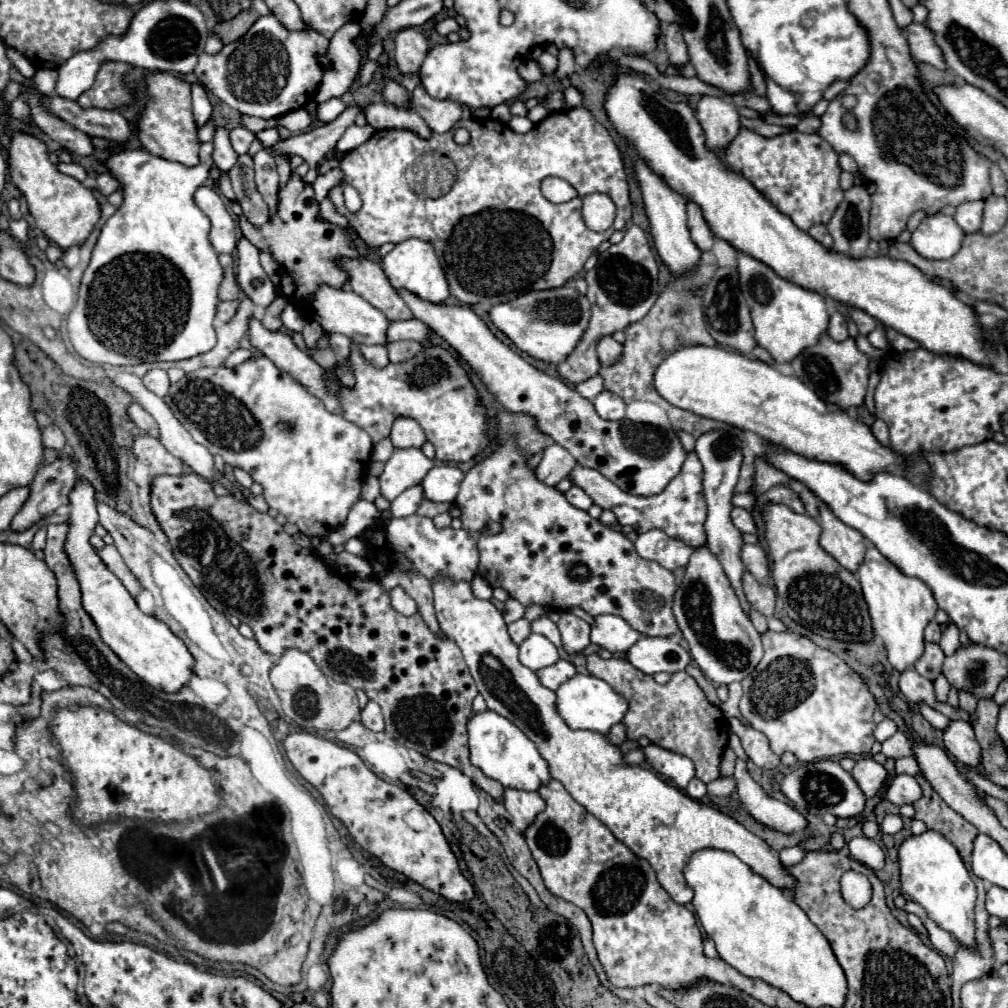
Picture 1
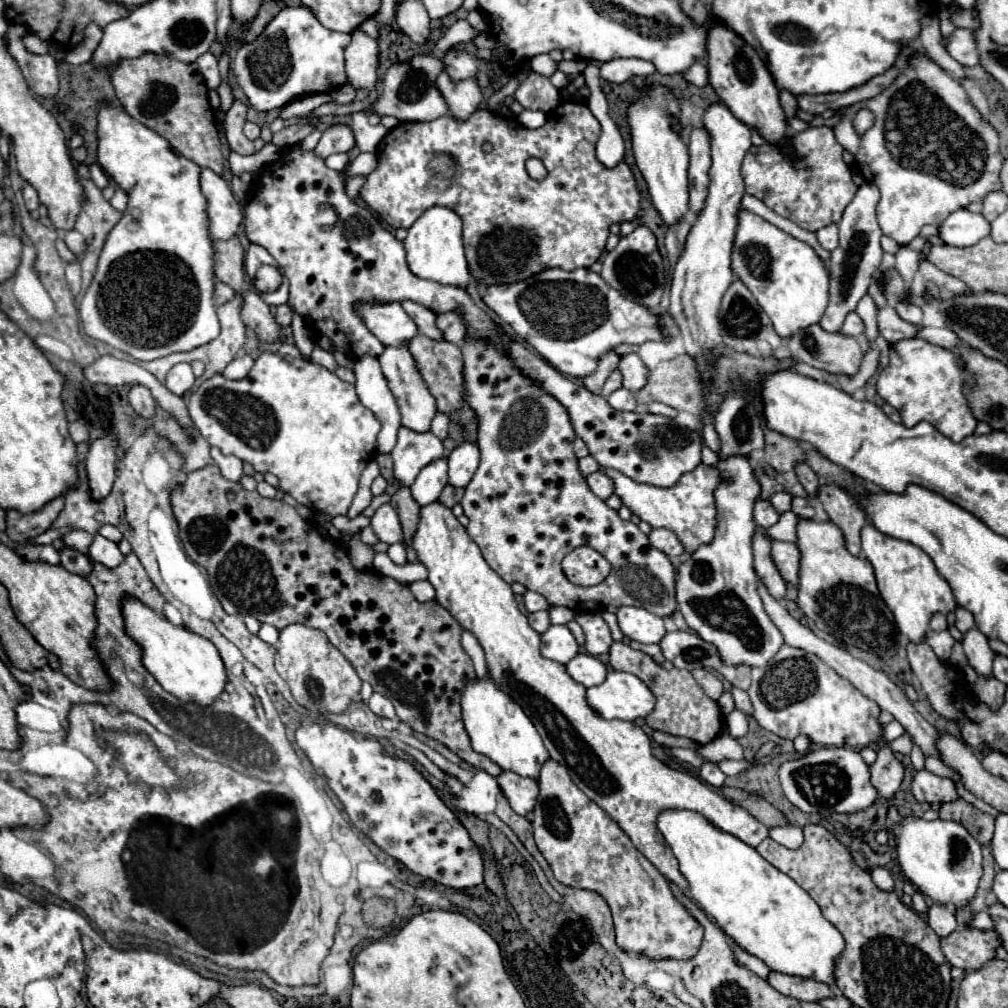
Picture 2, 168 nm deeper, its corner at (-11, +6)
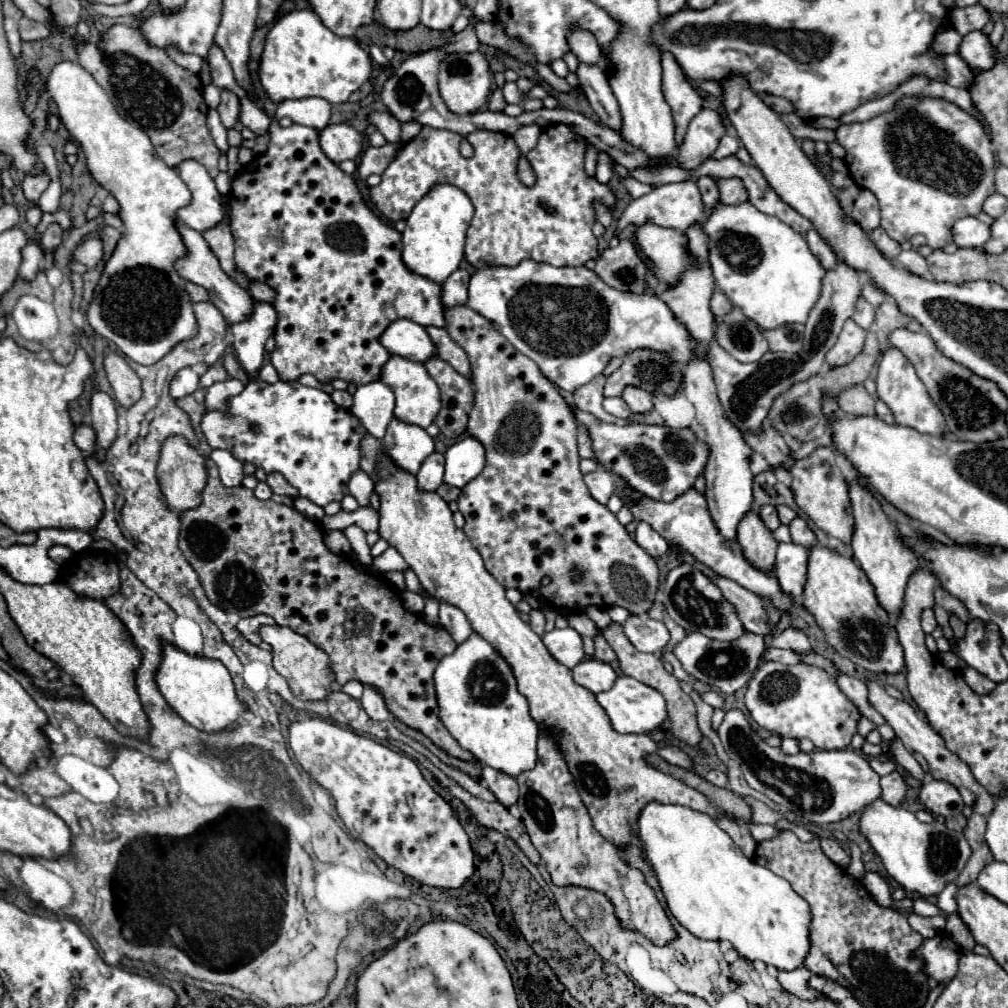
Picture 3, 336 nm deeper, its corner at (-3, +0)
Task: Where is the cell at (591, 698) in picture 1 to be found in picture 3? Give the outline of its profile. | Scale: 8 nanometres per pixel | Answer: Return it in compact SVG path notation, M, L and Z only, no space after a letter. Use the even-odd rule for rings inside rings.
M619 676L611 690L599 692L595 698L601 704L601 708L607 712L611 728L617 730L617 732L645 734L653 728L659 728L661 722L667 718L667 708L665 708L663 696L657 690L649 688L647 684L641 684L641 682L637 682L635 678L629 678L629 676Z

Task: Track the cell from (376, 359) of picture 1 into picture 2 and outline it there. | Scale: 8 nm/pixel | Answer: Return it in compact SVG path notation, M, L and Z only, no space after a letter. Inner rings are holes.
M387 346L385 352L379 356L379 362L381 362L381 370L383 370L385 378L389 380L393 394L397 396L399 410L401 410L401 424L415 432L427 432L433 416L437 414L437 406L435 406L435 398L433 398L427 382L423 382L423 376L419 374L419 370L415 366L415 358L411 356L411 352L407 348Z

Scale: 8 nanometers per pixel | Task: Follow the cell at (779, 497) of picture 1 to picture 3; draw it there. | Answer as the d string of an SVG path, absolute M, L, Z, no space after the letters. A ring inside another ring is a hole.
M799 516L793 518L791 524L789 524L789 528L791 528L791 538L793 538L795 544L801 544L801 546L809 548L811 544L817 542L815 540L815 534L811 532L811 528L807 526L807 522L803 518L799 518Z

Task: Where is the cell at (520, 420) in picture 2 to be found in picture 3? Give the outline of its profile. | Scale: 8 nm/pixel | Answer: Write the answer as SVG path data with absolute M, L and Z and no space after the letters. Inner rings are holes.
M467 306L451 308L451 312L445 310L445 320L449 336L469 356L473 408L467 434L483 444L487 458L481 474L461 488L457 500L465 518L463 532L481 554L487 572L503 588L515 588L523 594L539 592L561 612L583 612L587 606L621 606L631 614L647 614L655 602L659 568L655 558L627 534L615 514L587 492L579 470L577 422L559 390L539 372L533 360L515 352L495 326L475 310ZM575 572L581 572L581 576L575 578Z

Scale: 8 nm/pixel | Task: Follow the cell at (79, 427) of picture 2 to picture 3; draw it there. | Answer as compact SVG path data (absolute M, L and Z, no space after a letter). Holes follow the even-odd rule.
M85 424L77 426L75 434L73 434L73 440L75 440L75 446L79 450L93 454L93 450L95 450L95 430L91 426L85 426Z

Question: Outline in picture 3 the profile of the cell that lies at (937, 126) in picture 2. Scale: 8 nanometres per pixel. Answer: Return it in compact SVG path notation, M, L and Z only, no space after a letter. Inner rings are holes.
M903 96L901 100L895 102L895 106L889 112L883 112L875 118L869 118L865 122L855 122L855 124L841 124L835 130L835 140L845 148L845 164L855 180L855 184L859 188L871 190L875 194L875 198L879 200L881 206L881 228L899 244L903 244L905 240L911 240L911 236L915 234L923 234L927 238L927 244L931 248L943 248L951 242L951 224L959 218L965 216L977 216L981 212L981 206L985 202L987 196L991 196L995 192L995 184L993 184L993 176L995 176L995 156L993 156L993 148L991 148L991 136L983 130L983 126L965 110L961 110L959 106L955 106L953 102L945 100L945 98L917 98L917 96Z

